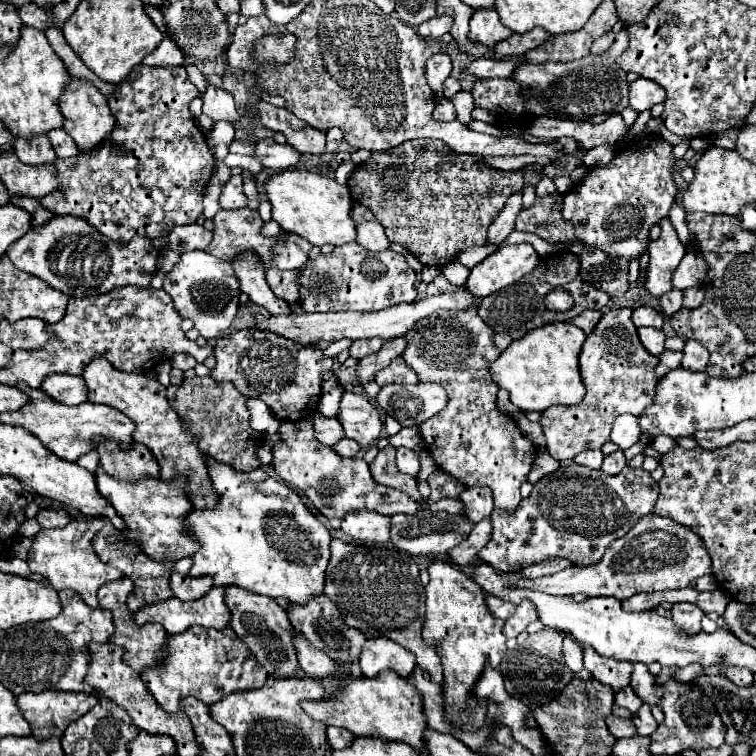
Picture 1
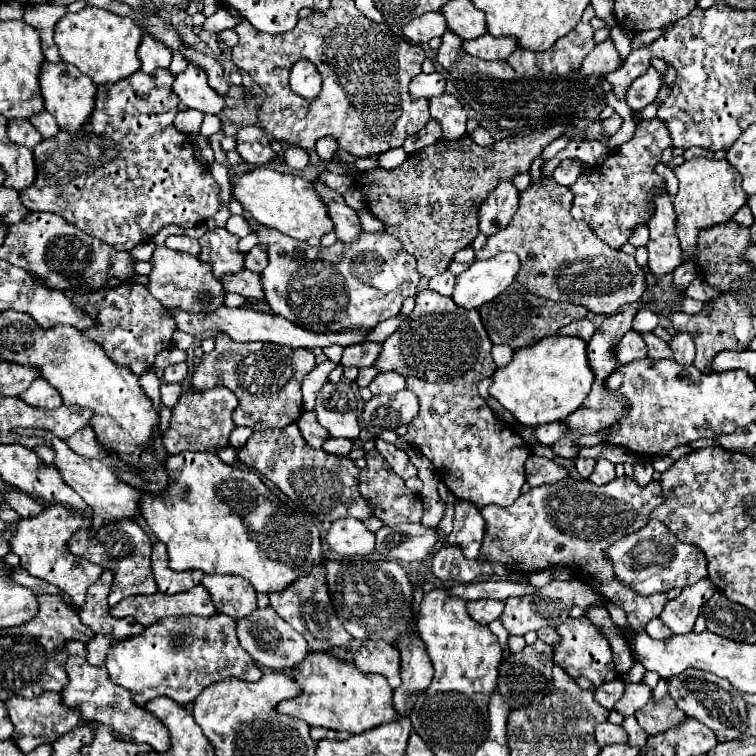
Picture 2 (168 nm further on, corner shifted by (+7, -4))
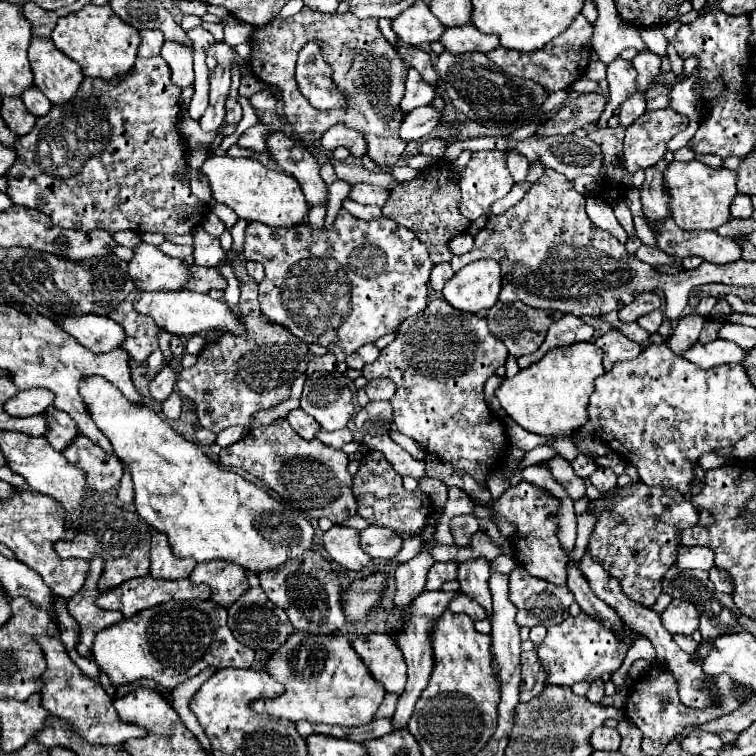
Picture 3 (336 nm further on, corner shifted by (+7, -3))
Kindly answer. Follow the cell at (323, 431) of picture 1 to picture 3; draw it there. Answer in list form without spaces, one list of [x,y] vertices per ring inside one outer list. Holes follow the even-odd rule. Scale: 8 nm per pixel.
[[[302,409],[290,411],[288,417],[286,417],[286,421],[288,421],[288,423],[292,425],[292,429],[294,429],[296,433],[300,433],[304,439],[314,439],[316,431],[320,429],[320,425],[318,425],[308,413],[304,413]]]

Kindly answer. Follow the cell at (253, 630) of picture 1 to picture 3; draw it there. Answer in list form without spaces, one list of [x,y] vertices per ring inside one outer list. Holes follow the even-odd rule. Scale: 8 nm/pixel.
[[[198,563],[188,581],[210,585],[212,601],[222,607],[230,607],[250,587],[244,569],[236,567],[236,563]]]

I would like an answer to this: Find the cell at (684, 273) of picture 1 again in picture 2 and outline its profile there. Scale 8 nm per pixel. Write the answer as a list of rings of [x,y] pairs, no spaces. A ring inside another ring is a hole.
[[[698,156],[676,166],[674,174],[680,182],[678,194],[672,200],[676,212],[676,234],[680,238],[682,252],[692,252],[692,248],[696,248],[698,230],[728,222],[734,212],[738,212],[746,204],[748,194],[742,188],[740,174],[726,160],[708,160]]]

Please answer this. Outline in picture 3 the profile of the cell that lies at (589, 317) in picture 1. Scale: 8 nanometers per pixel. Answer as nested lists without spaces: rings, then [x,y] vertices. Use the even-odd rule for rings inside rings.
[[[564,315],[560,321],[556,321],[548,327],[548,335],[546,335],[546,341],[542,343],[542,347],[532,355],[518,357],[518,365],[520,365],[520,369],[526,369],[532,363],[540,361],[542,355],[552,351],[554,347],[568,347],[572,343],[590,341],[592,333],[594,333],[594,327],[588,325],[584,319],[580,319],[576,315]]]

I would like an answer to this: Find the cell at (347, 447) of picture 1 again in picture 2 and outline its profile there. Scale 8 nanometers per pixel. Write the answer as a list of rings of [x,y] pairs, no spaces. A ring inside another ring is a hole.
[[[328,438],[322,446],[324,452],[336,454],[336,456],[348,456],[352,450],[352,440],[342,440],[342,438]]]

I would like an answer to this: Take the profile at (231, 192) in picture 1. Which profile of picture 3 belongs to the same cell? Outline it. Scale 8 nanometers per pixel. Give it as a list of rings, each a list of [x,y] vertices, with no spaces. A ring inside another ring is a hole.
[[[138,57],[132,71],[128,71],[128,75],[120,75],[120,79],[110,79],[110,81],[102,81],[102,79],[84,79],[82,85],[78,87],[78,93],[68,101],[62,103],[62,107],[52,107],[48,111],[48,115],[36,119],[34,129],[28,135],[20,135],[16,141],[16,161],[14,165],[8,169],[6,177],[8,177],[8,189],[6,195],[12,199],[12,203],[16,205],[24,205],[30,209],[38,209],[44,215],[48,215],[52,219],[54,225],[64,227],[64,229],[76,229],[76,231],[94,231],[94,229],[106,229],[108,233],[116,233],[116,231],[124,231],[130,229],[134,233],[174,233],[174,235],[186,235],[190,233],[198,221],[204,215],[204,205],[192,195],[188,183],[180,183],[174,177],[174,171],[180,171],[186,161],[184,161],[184,153],[186,153],[186,143],[180,137],[178,131],[178,123],[180,123],[180,87],[176,87],[170,81],[170,71],[168,71],[168,63],[164,63],[164,59],[152,57],[152,59],[144,59]]]

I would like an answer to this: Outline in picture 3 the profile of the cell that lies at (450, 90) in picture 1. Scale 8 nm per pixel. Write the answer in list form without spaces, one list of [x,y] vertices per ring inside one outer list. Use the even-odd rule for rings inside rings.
[[[430,105],[420,107],[404,117],[404,123],[400,127],[400,137],[406,143],[412,143],[412,141],[428,137],[432,133],[432,129],[436,129],[438,125],[440,125],[440,113],[436,109],[432,109]]]

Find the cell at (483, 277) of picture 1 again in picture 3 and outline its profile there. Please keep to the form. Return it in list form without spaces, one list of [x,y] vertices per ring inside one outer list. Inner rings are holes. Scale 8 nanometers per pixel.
[[[480,259],[460,269],[442,289],[442,297],[456,309],[478,313],[498,301],[502,277],[494,259]]]

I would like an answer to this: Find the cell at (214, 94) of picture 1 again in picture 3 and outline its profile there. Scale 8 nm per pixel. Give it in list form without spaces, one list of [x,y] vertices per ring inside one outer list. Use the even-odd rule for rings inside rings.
[[[164,41],[162,57],[172,69],[172,83],[178,87],[188,87],[194,83],[192,69],[192,49],[178,41]]]

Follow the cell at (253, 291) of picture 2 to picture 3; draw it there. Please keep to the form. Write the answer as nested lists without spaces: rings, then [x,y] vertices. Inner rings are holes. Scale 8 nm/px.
[[[188,261],[188,269],[192,269],[192,283],[188,283],[188,291],[208,293],[212,289],[226,289],[226,279],[214,267],[196,267]]]

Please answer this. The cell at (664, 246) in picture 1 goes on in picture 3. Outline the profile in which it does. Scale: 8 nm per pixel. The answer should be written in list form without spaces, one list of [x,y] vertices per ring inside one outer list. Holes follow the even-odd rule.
[[[654,167],[646,169],[646,179],[642,185],[642,211],[650,223],[660,223],[670,217],[668,197],[670,195],[664,193],[662,173]]]

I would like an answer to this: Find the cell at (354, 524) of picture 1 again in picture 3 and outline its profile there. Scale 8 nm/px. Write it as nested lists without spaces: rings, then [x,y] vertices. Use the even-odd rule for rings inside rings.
[[[334,525],[324,533],[324,549],[340,567],[350,571],[360,571],[368,565],[370,557],[362,551],[358,531]]]

